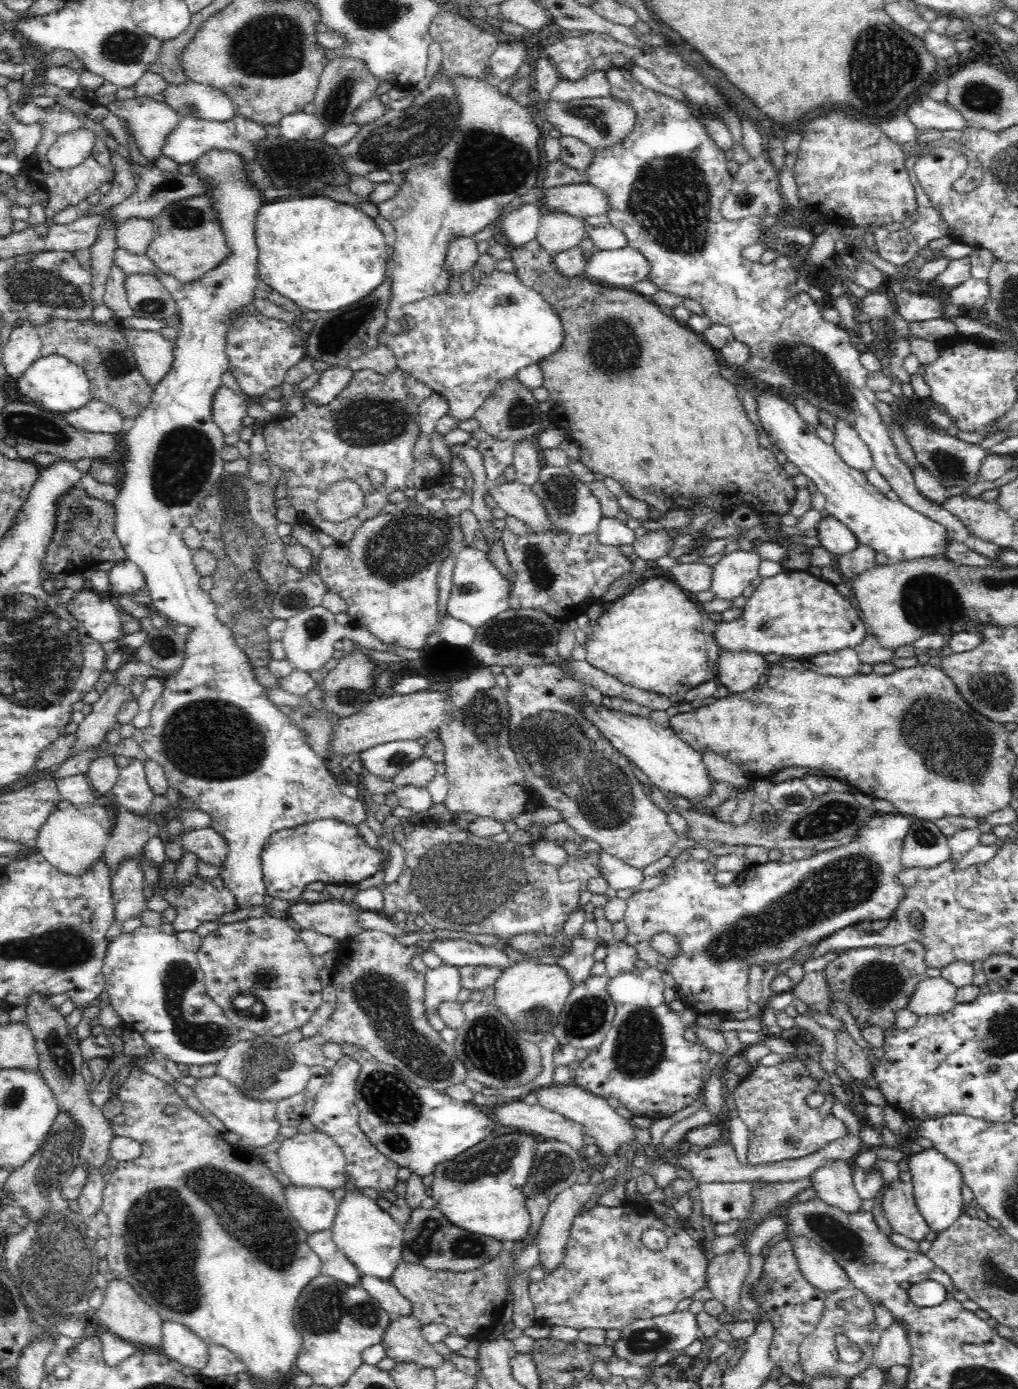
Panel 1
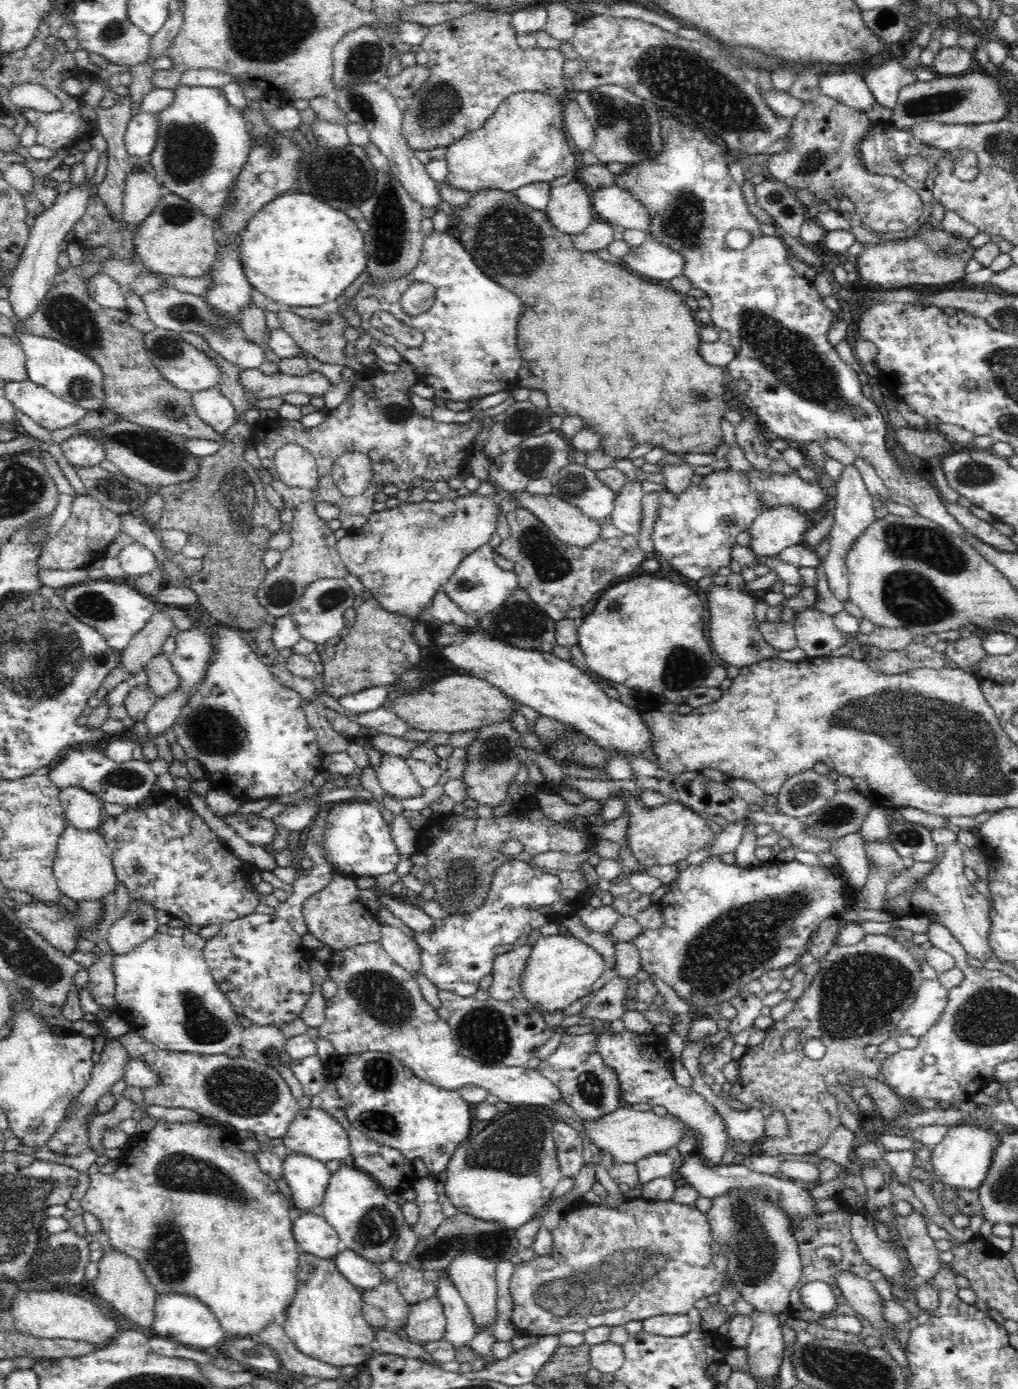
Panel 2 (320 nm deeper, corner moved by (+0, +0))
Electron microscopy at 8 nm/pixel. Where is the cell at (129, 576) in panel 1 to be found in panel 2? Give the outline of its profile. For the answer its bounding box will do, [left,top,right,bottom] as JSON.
[117,541,159,578]

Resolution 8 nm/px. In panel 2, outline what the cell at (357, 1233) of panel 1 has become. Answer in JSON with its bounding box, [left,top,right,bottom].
[320,1163,405,1265]

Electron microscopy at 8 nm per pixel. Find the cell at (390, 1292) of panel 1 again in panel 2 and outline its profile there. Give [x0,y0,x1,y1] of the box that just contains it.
[334,1249,384,1289]

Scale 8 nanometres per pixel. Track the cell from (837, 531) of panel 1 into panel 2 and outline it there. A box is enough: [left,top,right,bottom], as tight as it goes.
[651,466,829,581]

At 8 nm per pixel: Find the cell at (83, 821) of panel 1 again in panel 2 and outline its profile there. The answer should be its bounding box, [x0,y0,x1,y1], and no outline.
[53,826,117,902]

